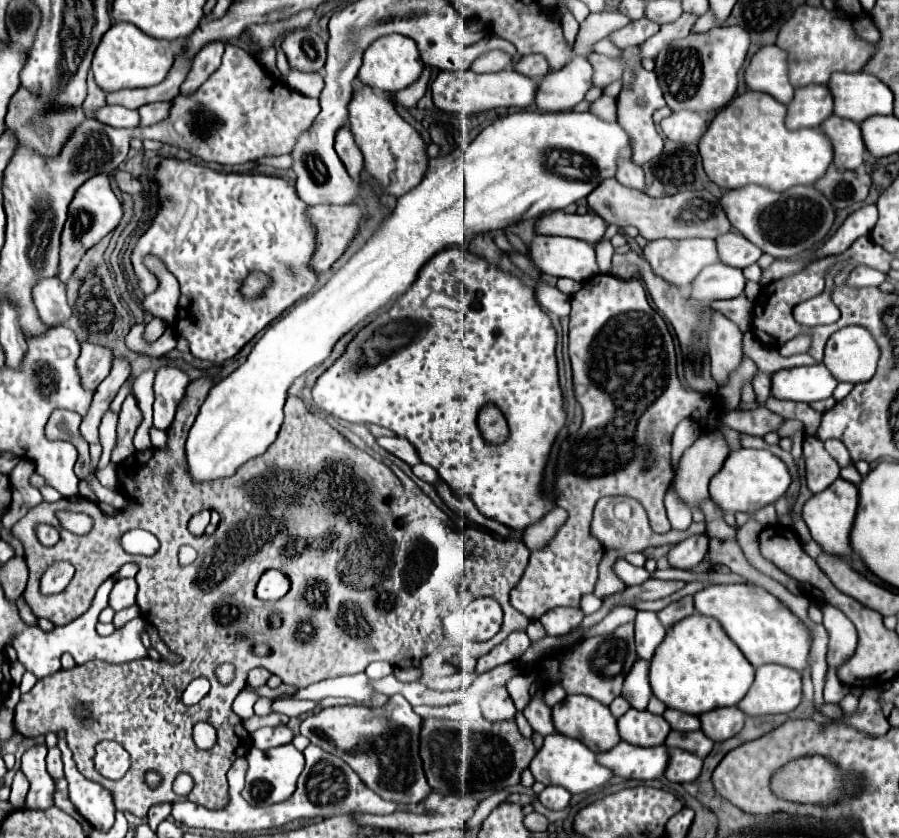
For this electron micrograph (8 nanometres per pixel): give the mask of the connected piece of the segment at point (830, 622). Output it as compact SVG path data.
M824 602L818 603L824 613L824 627L828 631L828 653L826 661L830 667L836 671L850 659L850 655L856 649L856 629L850 619L846 619L844 613L834 609L832 605L826 605Z

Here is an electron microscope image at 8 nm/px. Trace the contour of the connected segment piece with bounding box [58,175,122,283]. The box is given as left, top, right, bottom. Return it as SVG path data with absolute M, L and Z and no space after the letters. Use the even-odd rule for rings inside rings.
M94 175L76 191L76 195L68 207L68 219L64 223L62 237L60 237L58 279L62 279L62 283L68 283L68 277L78 267L82 253L86 253L86 249L94 247L104 235L108 235L118 225L120 217L122 217L122 207L120 207L118 197L114 195L106 175Z

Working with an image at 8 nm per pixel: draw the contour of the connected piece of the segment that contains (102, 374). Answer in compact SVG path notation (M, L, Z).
M82 343L82 353L78 357L78 375L84 389L96 391L96 387L110 373L110 367L112 367L110 349L92 343Z

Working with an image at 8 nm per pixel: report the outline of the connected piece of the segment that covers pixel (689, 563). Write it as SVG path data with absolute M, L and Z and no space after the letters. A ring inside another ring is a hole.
M708 533L702 535L690 535L688 539L676 543L670 553L668 553L668 561L672 567L680 567L680 569L690 569L694 565L698 565L704 555L708 553L710 547L710 537Z

